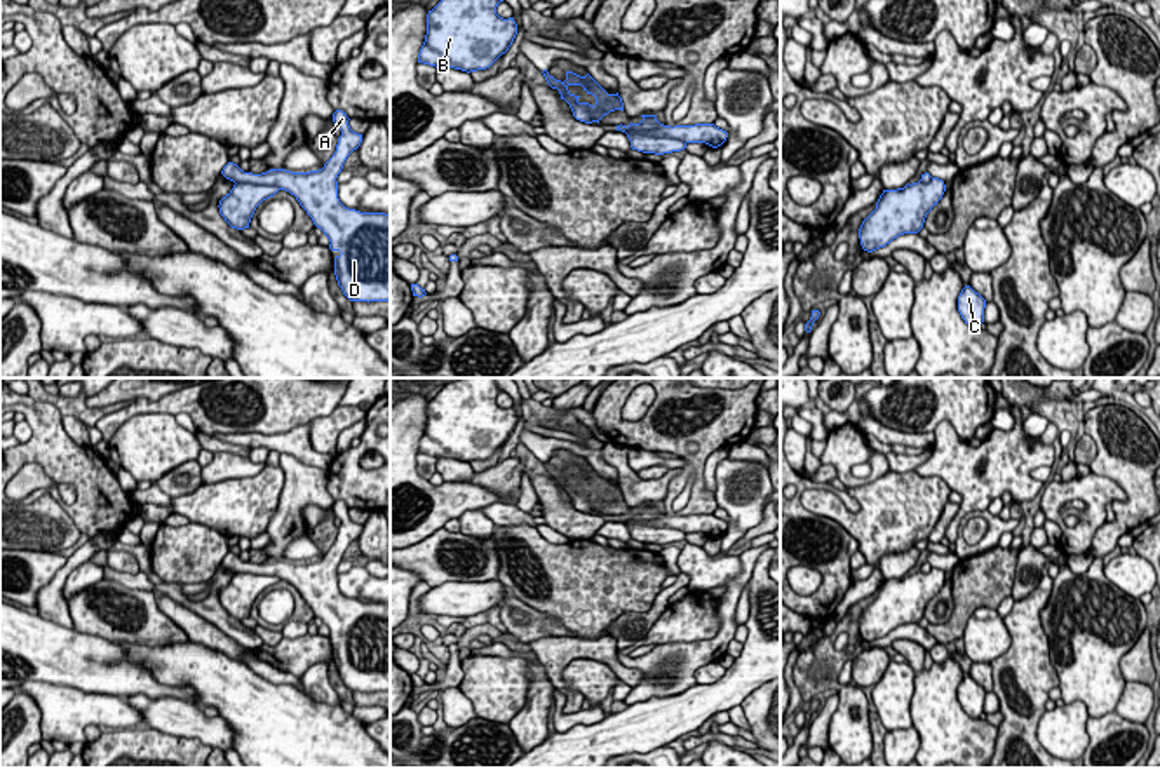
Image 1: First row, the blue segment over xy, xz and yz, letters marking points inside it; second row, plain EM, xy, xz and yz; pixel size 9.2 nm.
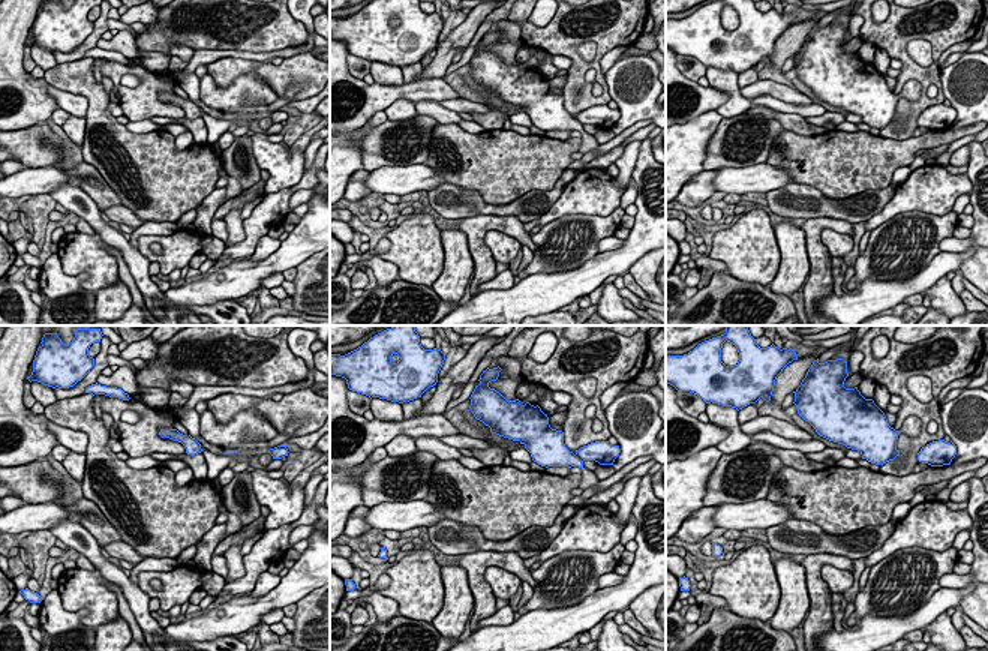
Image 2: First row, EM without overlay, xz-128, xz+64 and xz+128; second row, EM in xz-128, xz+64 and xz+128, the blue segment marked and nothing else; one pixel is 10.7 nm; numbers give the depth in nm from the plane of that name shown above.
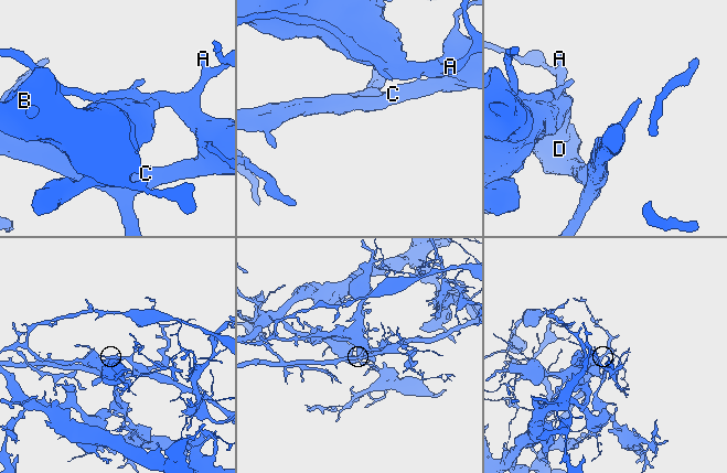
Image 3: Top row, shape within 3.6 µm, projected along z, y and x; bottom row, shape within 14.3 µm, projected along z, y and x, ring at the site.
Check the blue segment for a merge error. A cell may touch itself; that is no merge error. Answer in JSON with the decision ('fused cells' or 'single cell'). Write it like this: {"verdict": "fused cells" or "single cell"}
{"verdict": "fused cells"}

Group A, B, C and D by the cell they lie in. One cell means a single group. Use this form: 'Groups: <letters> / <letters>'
Groups: A C D / B

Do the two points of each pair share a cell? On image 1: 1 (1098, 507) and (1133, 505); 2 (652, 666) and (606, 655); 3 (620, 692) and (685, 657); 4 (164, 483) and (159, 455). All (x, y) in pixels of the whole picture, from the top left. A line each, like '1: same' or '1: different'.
1: different
2: different
3: different
4: different

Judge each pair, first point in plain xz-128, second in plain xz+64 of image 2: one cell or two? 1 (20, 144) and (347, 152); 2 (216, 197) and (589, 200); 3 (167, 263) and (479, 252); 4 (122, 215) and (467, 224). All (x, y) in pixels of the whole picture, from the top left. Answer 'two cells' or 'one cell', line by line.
1: two cells
2: two cells
3: two cells
4: one cell

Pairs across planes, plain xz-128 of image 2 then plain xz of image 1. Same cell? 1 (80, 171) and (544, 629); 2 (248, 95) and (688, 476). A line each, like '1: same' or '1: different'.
1: same
2: different

